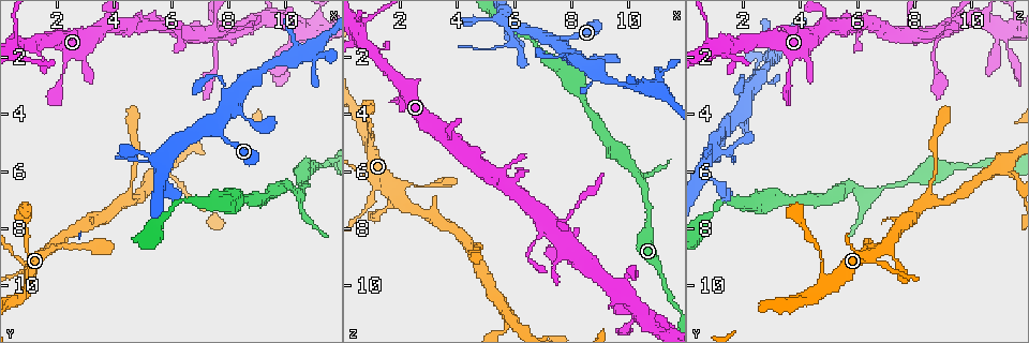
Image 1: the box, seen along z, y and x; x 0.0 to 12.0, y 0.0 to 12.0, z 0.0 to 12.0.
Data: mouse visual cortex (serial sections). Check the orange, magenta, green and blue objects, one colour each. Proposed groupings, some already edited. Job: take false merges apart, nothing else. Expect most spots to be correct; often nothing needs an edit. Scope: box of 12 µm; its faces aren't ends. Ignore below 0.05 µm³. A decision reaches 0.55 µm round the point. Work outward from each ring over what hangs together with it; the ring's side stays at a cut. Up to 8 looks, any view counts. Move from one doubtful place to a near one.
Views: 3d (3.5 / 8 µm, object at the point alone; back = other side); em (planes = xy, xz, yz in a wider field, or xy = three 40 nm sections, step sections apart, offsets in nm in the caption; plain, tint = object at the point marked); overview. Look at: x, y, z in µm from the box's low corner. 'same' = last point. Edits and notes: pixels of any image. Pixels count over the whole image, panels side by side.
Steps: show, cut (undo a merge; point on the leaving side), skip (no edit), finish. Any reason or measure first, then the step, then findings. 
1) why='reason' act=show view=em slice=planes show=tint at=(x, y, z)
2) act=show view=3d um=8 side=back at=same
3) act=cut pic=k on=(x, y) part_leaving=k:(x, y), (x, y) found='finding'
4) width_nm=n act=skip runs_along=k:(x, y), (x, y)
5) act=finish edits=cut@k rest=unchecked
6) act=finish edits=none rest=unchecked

why='sharp bend' act=show view=3d um=3.5 side=back at=(7.8, 2.9, 2.0)

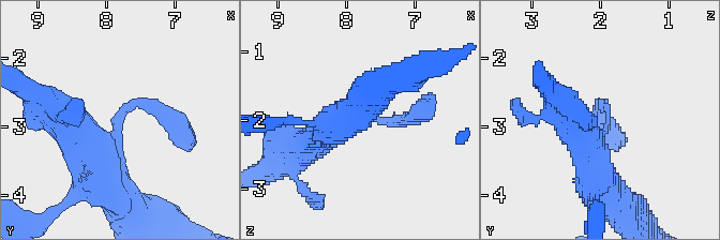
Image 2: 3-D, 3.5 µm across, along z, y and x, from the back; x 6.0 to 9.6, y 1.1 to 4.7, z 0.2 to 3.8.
arm_widths_nm=150,500 why='now the EM' act=show view=em slice=xy step=1 show=tint at=(7.80, 2.85, 1.95)

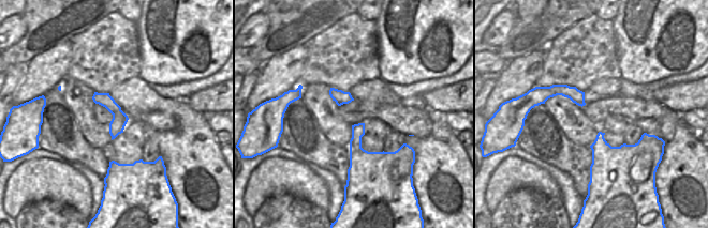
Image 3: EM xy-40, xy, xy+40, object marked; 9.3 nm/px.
act=skip runs_along=3:(581, 94), (549, 91), (540, 100) found='continuous, no second cell'

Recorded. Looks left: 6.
why='sharp bend' act=show view=3d um=3.5 at=(1.0, 9.2, 4.8)

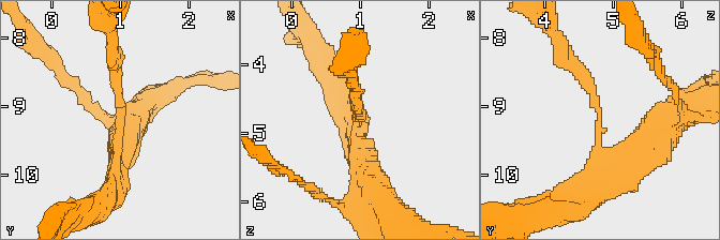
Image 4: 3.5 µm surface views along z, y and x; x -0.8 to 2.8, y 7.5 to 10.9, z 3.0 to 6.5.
arm_widths_nm=200,200 act=show view=em slice=xy step=3 show=tint at=(1.05, 9.15, 4.80)

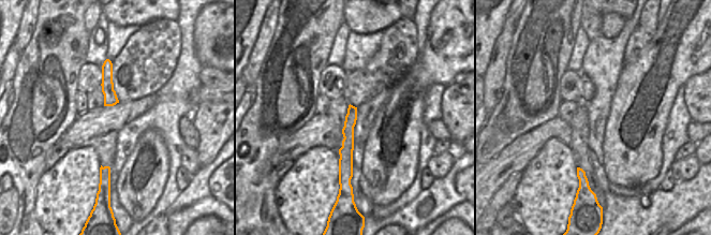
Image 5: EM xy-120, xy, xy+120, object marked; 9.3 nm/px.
act=skip runs_along=5:(352, 108), (346, 149), (346, 175) found='all the same cell'

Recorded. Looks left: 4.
why='small branch off a trunk' act=show view=3d um=3.5 side=back at=(4.4, 7.1, 8.5)

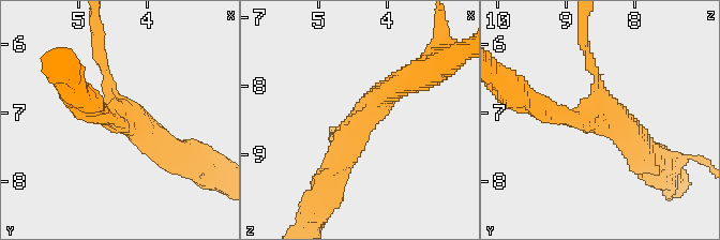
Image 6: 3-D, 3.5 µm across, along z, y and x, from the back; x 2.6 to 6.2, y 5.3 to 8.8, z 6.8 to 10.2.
why='need the tissue' act=show view=em slice=planes show=tint at=(4.40, 7.05, 8.55)

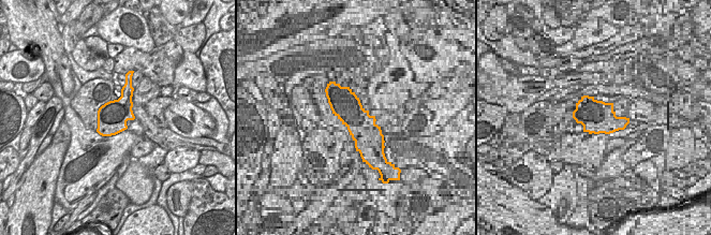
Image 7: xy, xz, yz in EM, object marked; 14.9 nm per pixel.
width_nm=460 act=skip runs_along=6:(406, 81), (360, 122), (330, 180) found='all the same cell'

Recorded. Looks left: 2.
act=finish edits=none rest=unchecked

